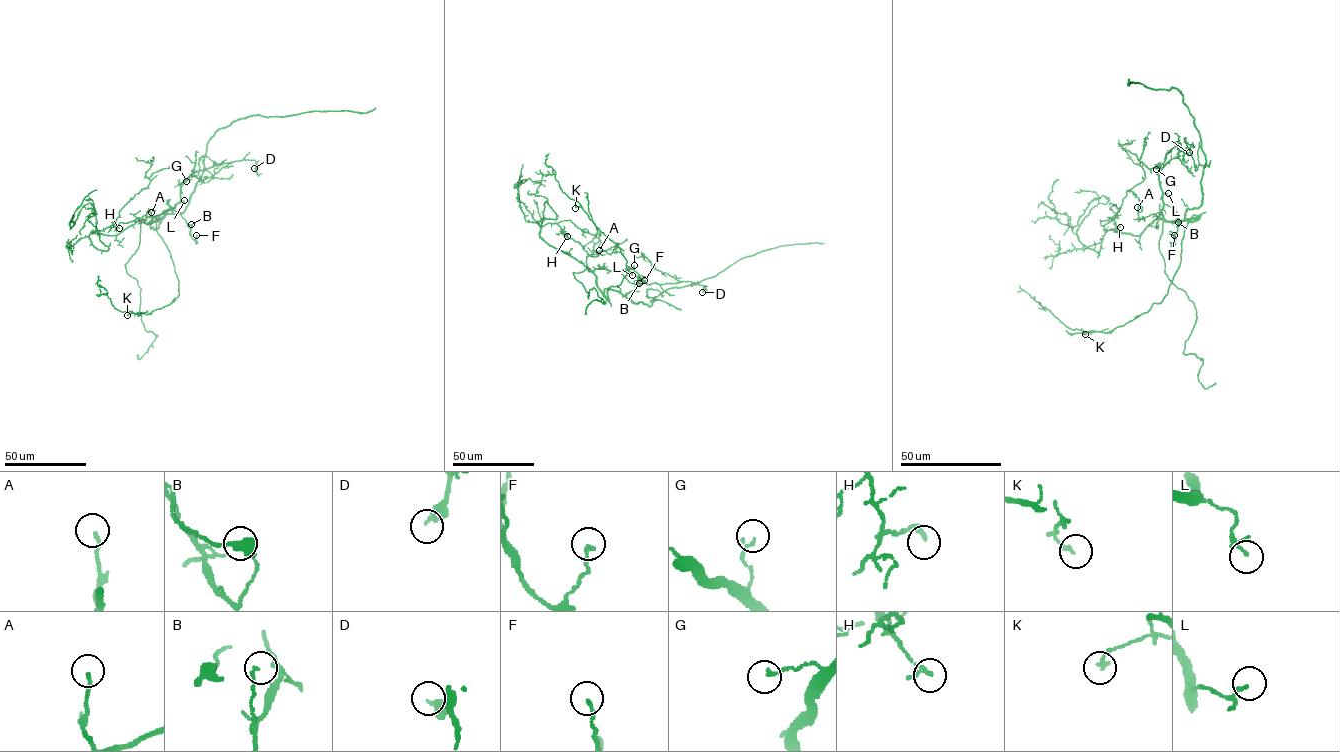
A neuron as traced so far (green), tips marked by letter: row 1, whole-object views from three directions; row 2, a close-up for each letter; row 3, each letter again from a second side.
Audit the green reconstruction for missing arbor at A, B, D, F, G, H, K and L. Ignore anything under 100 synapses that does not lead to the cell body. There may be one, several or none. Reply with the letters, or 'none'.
none

